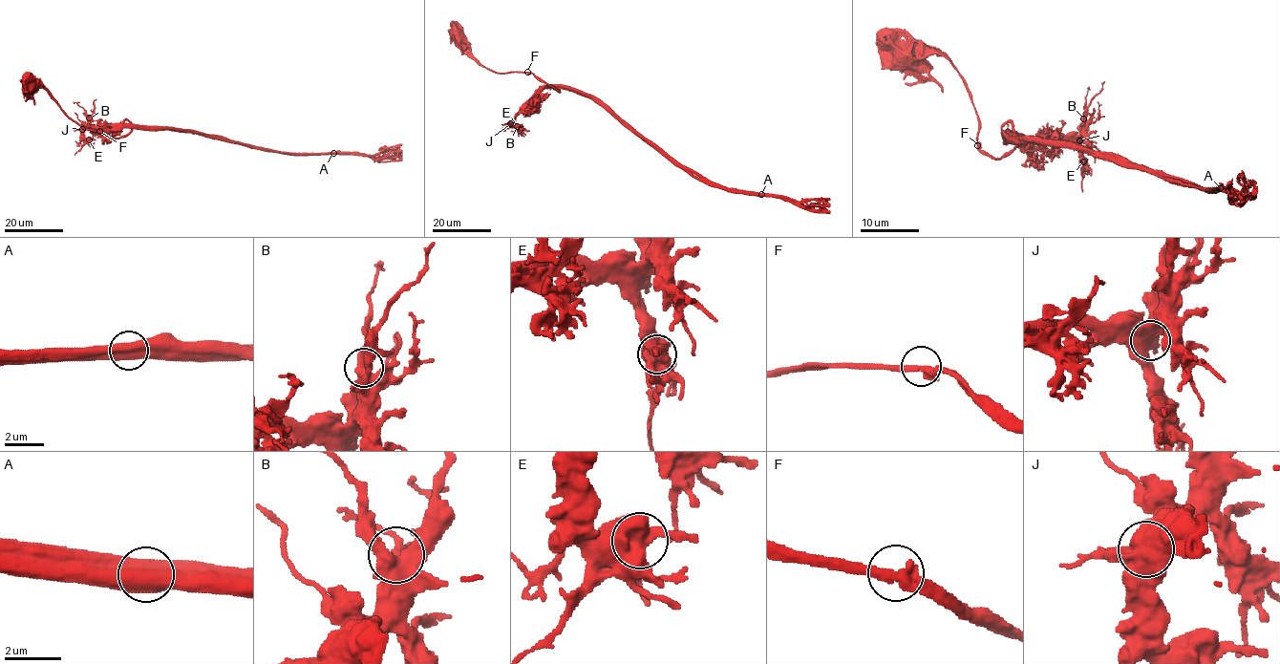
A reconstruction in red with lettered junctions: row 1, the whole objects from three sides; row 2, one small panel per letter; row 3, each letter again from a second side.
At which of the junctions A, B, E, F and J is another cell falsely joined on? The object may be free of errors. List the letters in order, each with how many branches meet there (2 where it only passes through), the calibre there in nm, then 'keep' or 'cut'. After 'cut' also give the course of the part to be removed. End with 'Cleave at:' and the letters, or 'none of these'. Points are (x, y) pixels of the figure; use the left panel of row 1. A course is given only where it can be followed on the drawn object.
A: branches 2; calibre 700 nm; cut; course (333, 153), (283, 154), (174, 129), (117, 125), (88, 126), (88, 119), (96, 99)
B: branches 3; calibre 480 nm; keep
E: branches 2; calibre 800 nm; keep
F: branches 2; calibre 400 nm; keep
J: branches 2; calibre 700 nm; keep
Cleave at: A

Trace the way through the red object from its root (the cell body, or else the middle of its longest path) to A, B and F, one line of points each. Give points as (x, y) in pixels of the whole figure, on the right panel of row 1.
A: (903, 58), (951, 63), (991, 158), (1015, 146), (1011, 122), (1008, 136), (1219, 188)
B: (903, 58), (951, 63), (991, 158), (1016, 143), (1007, 122), (1003, 133), (1052, 137), (1077, 134), (1083, 118)
F: (903, 58), (927, 58), (932, 53), (942, 53), (951, 63), (963, 80), (979, 118), (977, 144)

